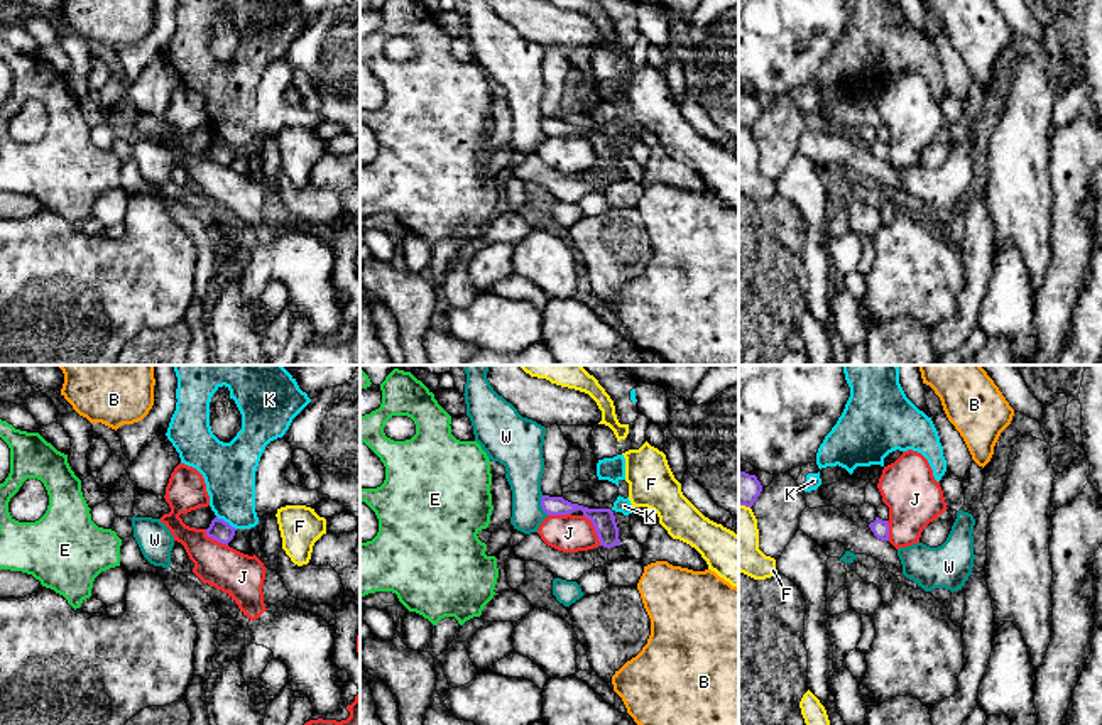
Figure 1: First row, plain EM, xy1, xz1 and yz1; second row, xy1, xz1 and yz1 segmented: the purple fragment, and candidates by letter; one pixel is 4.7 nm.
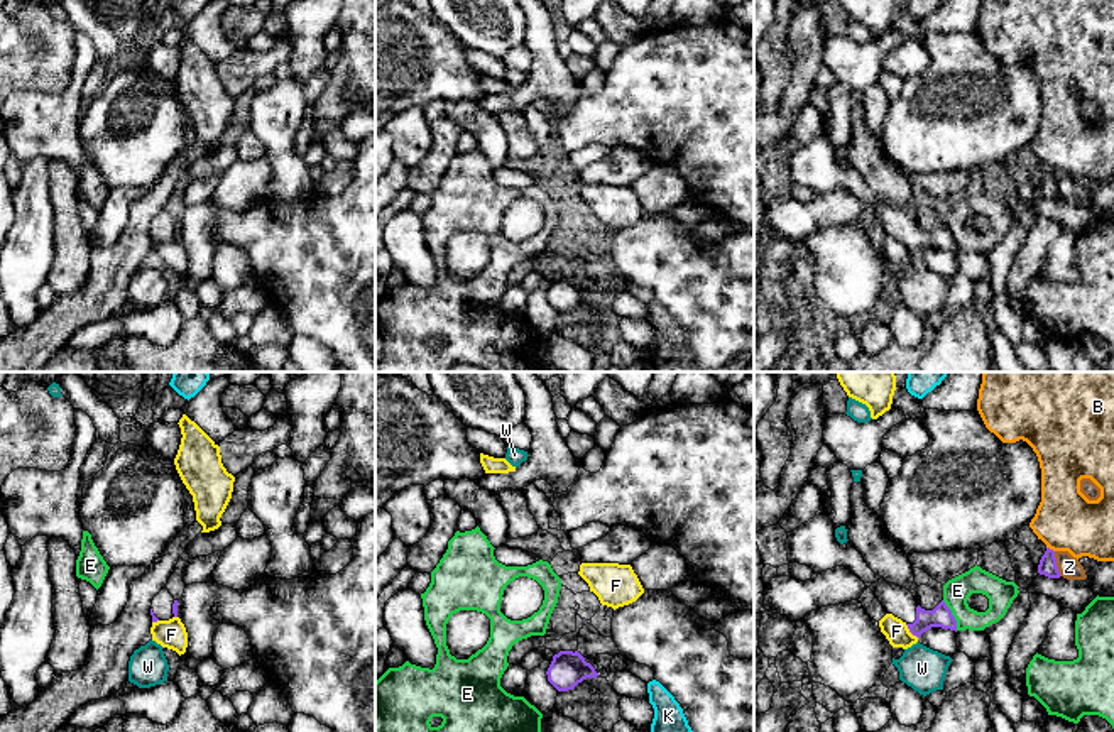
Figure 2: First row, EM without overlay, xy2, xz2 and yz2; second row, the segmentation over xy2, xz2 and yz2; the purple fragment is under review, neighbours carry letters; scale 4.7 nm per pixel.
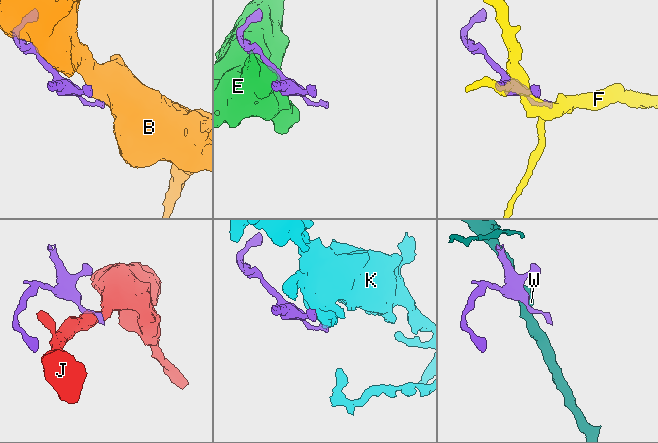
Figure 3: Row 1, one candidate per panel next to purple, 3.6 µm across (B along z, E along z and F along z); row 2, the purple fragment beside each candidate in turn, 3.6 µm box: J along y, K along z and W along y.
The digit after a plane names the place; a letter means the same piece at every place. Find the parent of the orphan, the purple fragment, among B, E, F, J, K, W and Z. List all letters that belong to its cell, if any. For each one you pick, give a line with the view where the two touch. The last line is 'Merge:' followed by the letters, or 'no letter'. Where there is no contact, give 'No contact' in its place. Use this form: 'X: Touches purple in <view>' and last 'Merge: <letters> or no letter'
Merge: no letter

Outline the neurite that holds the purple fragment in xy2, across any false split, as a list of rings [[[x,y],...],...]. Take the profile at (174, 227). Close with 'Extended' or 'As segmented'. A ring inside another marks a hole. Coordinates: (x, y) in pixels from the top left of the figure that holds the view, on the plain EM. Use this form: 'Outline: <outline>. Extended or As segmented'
Outline: [[[162,210],[152,221],[150,227],[152,243],[169,242],[177,238],[177,221],[169,215],[167,210]]]. Extended

